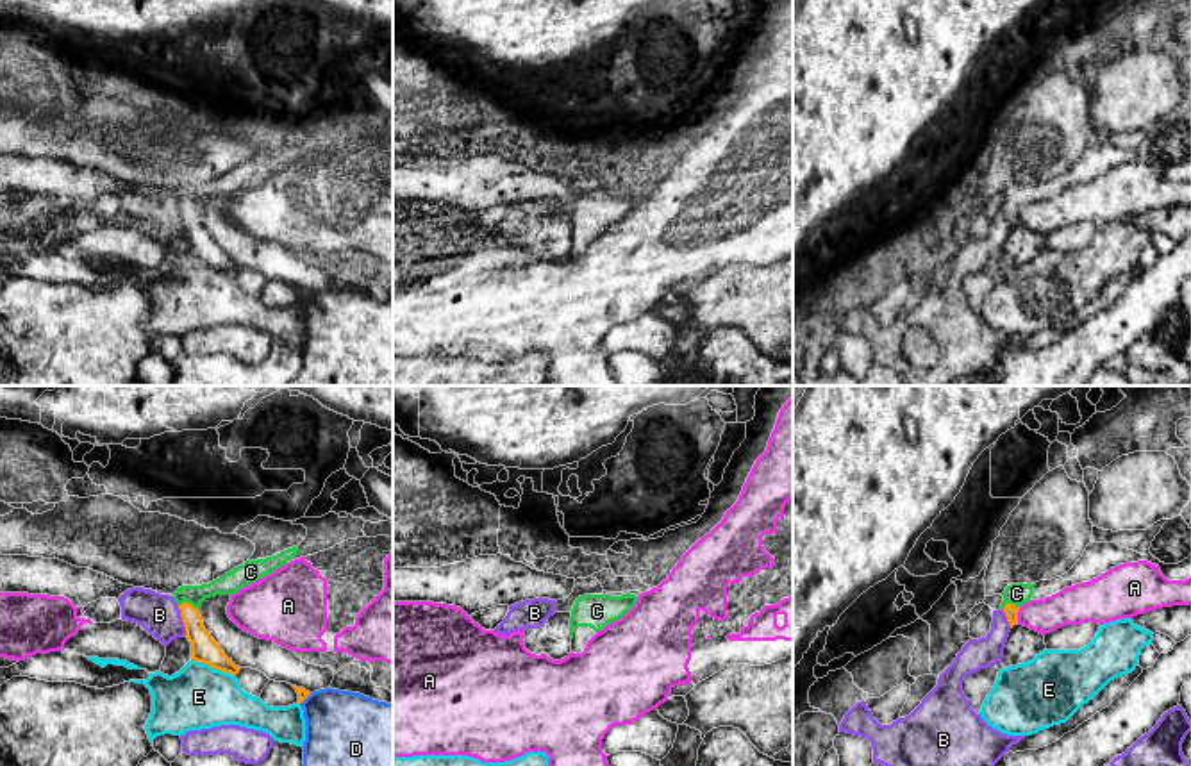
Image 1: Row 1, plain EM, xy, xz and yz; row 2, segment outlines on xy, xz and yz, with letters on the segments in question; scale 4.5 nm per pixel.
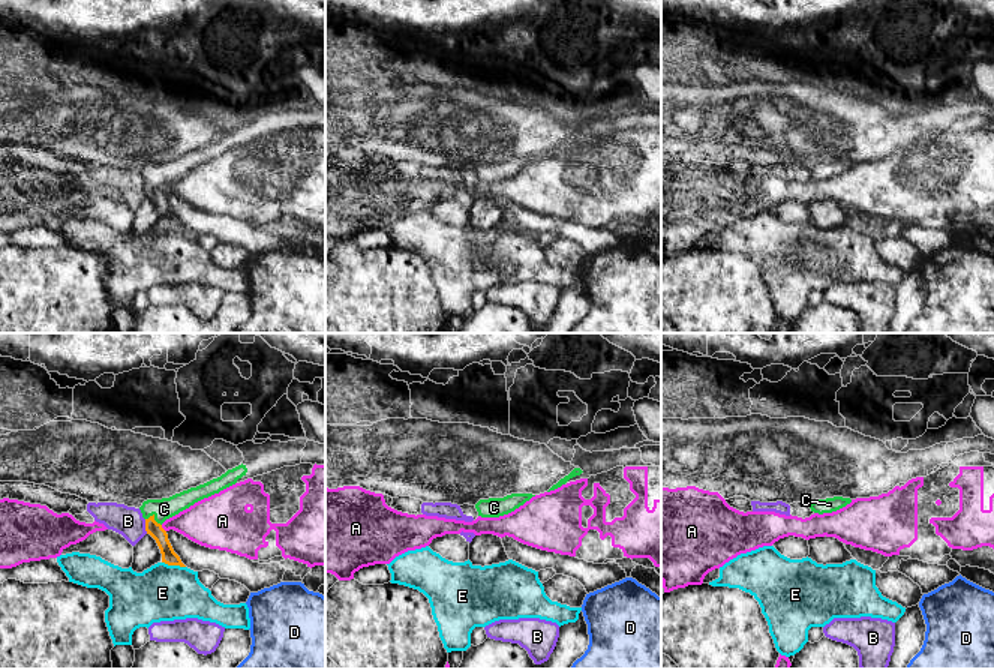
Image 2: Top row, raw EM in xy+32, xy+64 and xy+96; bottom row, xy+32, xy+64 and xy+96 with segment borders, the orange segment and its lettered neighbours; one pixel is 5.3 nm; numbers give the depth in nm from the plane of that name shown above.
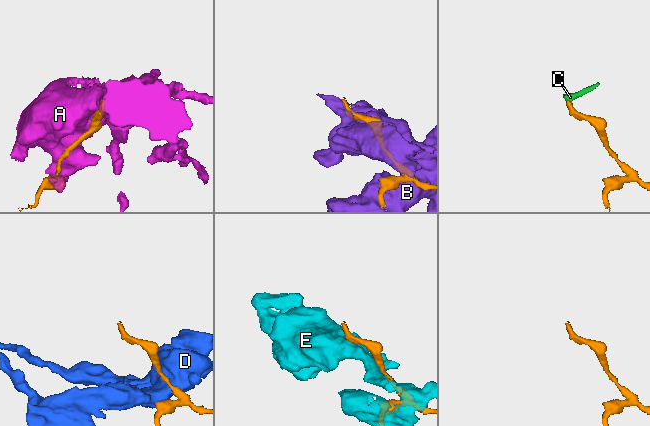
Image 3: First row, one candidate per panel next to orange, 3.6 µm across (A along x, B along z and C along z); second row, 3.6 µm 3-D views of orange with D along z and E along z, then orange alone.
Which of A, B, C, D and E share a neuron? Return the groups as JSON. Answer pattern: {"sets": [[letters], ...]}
{"sets": [["A"], ["B"], ["C"], ["D"], ["E"]]}

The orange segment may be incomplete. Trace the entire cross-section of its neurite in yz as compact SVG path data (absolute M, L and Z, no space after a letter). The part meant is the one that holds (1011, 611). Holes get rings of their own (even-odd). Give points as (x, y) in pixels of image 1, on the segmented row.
M1089 543L1082 557L1073 568L1052 580L1039 580L1036 584L1011 584L1002 593L1004 602L1000 609L1005 612L1011 629L1018 625L1018 611L1030 600L1043 600L1064 587L1071 587L1080 582L1089 582L1102 573L1125 562L1148 561L1155 564L1168 580L1186 580L1191 577L1191 555L1179 564L1164 564L1152 554L1141 555L1129 548L1120 548L1116 543Z

